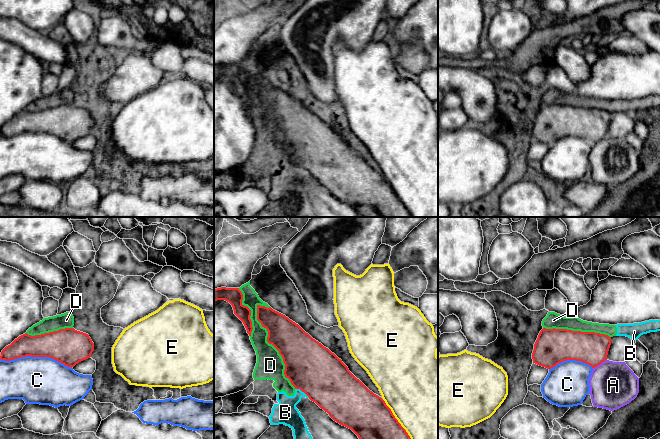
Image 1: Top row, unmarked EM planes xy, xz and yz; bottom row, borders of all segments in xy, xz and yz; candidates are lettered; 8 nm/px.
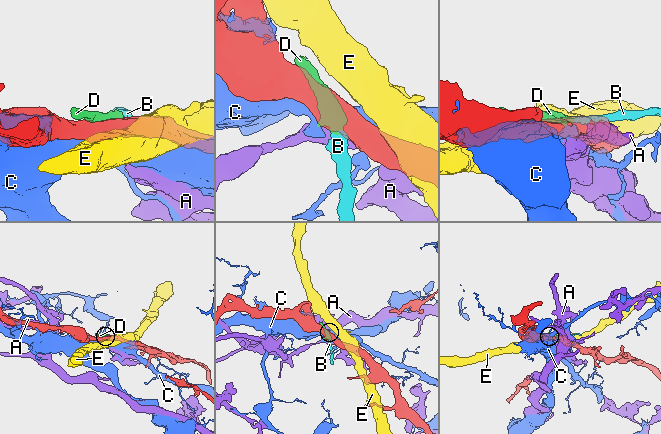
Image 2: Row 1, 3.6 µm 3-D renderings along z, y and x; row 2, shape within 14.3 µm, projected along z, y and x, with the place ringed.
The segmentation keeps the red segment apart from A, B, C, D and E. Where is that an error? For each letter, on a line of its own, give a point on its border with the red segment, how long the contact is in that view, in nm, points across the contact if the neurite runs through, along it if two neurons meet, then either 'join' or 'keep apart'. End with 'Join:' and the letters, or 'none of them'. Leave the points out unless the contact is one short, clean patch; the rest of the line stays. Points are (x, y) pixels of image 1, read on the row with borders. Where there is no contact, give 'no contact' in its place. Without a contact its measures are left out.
A: meets red in yz at (599, 364); contact 130 nm long; border along yz (606, 359), (593, 368); keep apart
B: meets red in xz at (302, 391); contact 140 nm long; border along xz (295, 388), (303, 391), (309, 397); keep apart
C: meets red in xy at (36, 356); contact 600 nm long; keep apart
D: meets red in xz at (273, 345); contact 750 nm long; keep apart
E: meets red in xz at (396, 419); contact 400 nm long; keep apart
Join: none of them

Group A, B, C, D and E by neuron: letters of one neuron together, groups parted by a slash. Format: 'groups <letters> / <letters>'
groups A / B D / C / E

